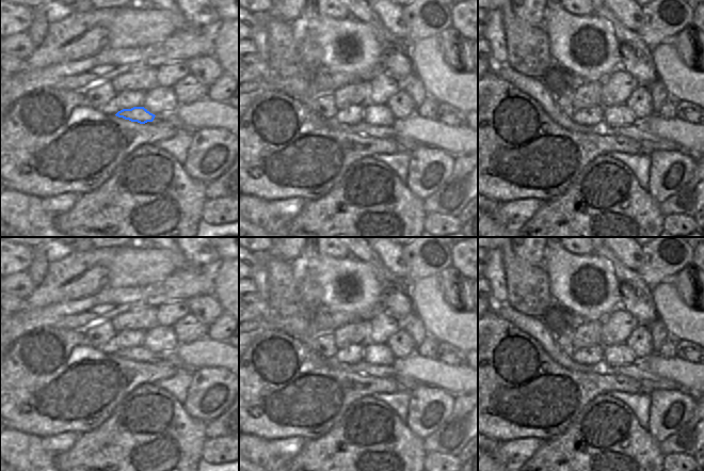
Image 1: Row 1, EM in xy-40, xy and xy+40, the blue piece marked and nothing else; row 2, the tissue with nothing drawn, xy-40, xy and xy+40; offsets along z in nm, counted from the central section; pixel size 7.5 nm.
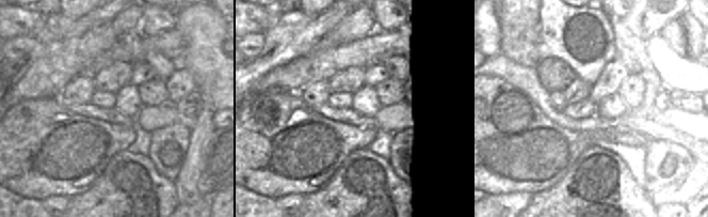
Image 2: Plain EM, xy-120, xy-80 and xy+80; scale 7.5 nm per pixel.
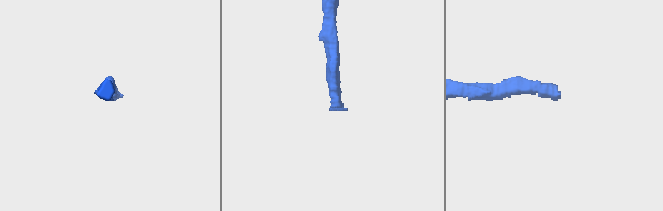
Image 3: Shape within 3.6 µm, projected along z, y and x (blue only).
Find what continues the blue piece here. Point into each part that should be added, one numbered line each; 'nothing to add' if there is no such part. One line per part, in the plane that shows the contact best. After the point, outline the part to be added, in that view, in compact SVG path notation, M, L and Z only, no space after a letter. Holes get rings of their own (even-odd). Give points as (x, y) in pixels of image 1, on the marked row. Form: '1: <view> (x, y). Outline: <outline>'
nothing to add

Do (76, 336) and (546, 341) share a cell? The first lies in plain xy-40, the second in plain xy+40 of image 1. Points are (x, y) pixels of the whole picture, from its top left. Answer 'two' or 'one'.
two

